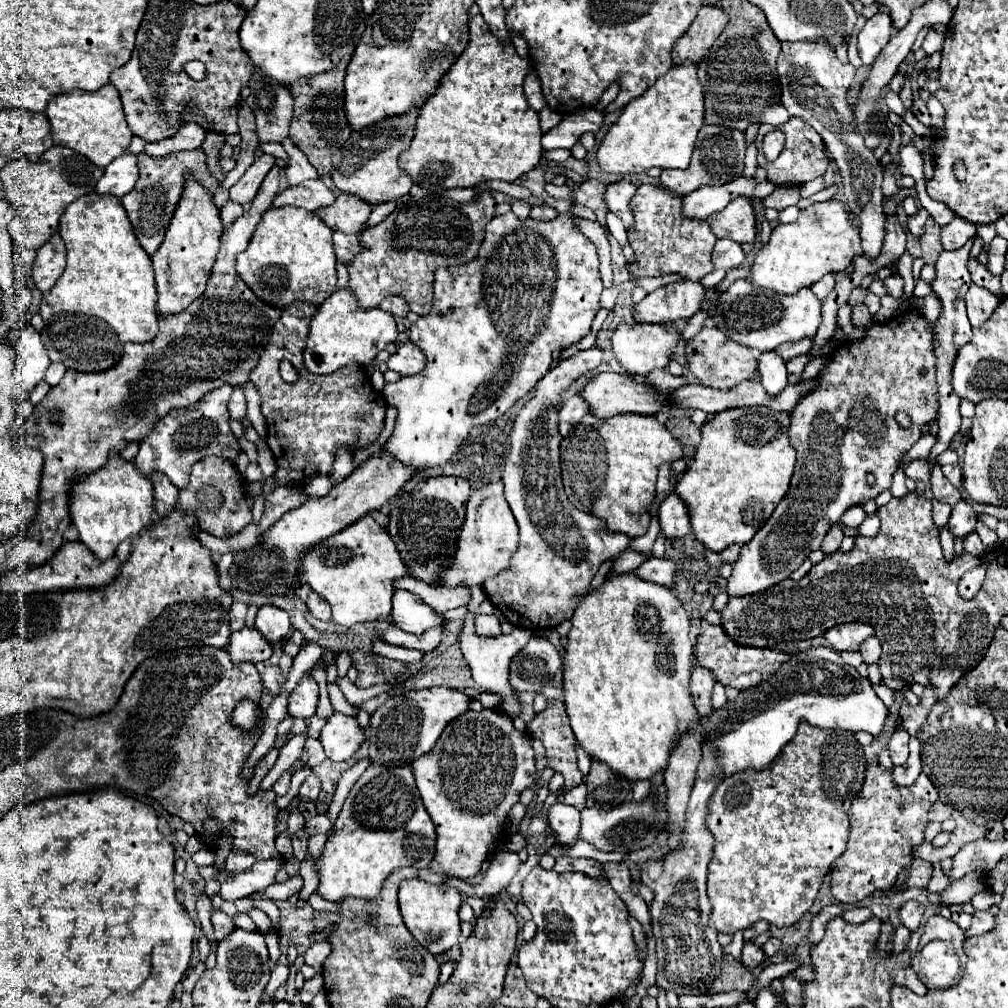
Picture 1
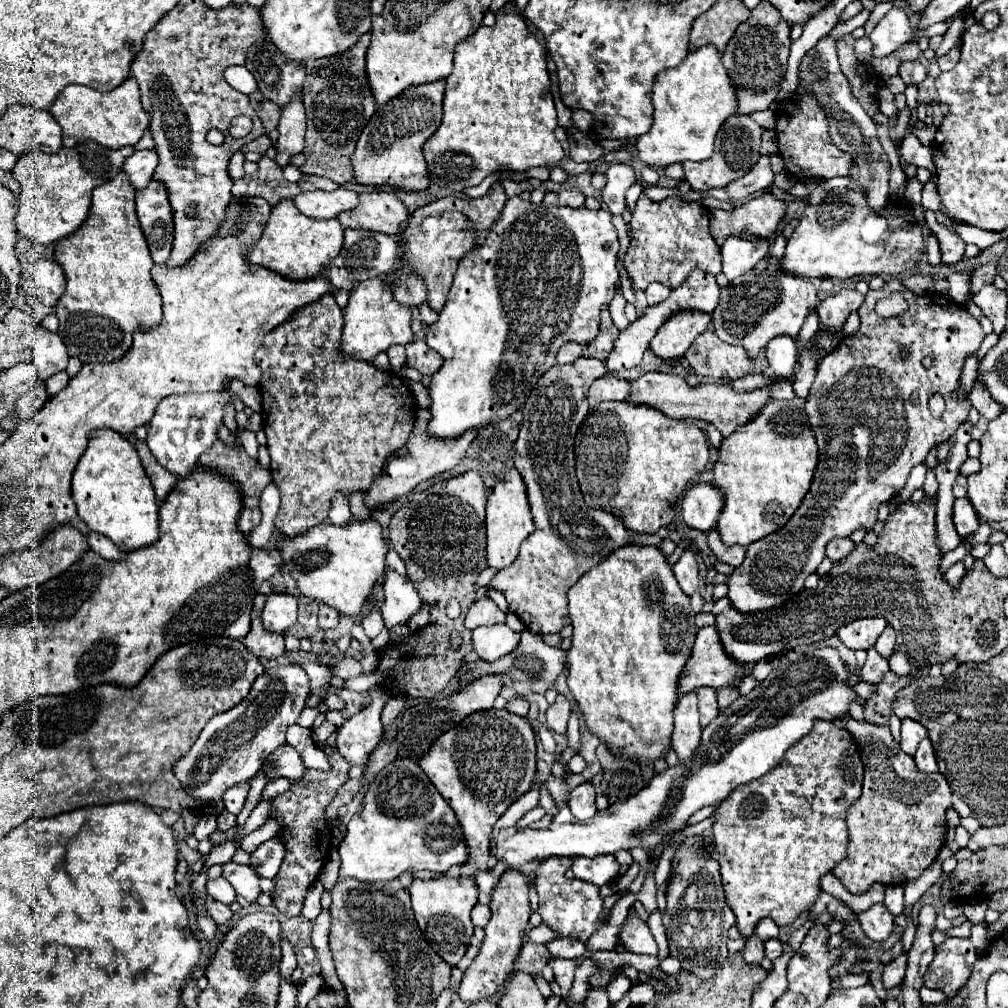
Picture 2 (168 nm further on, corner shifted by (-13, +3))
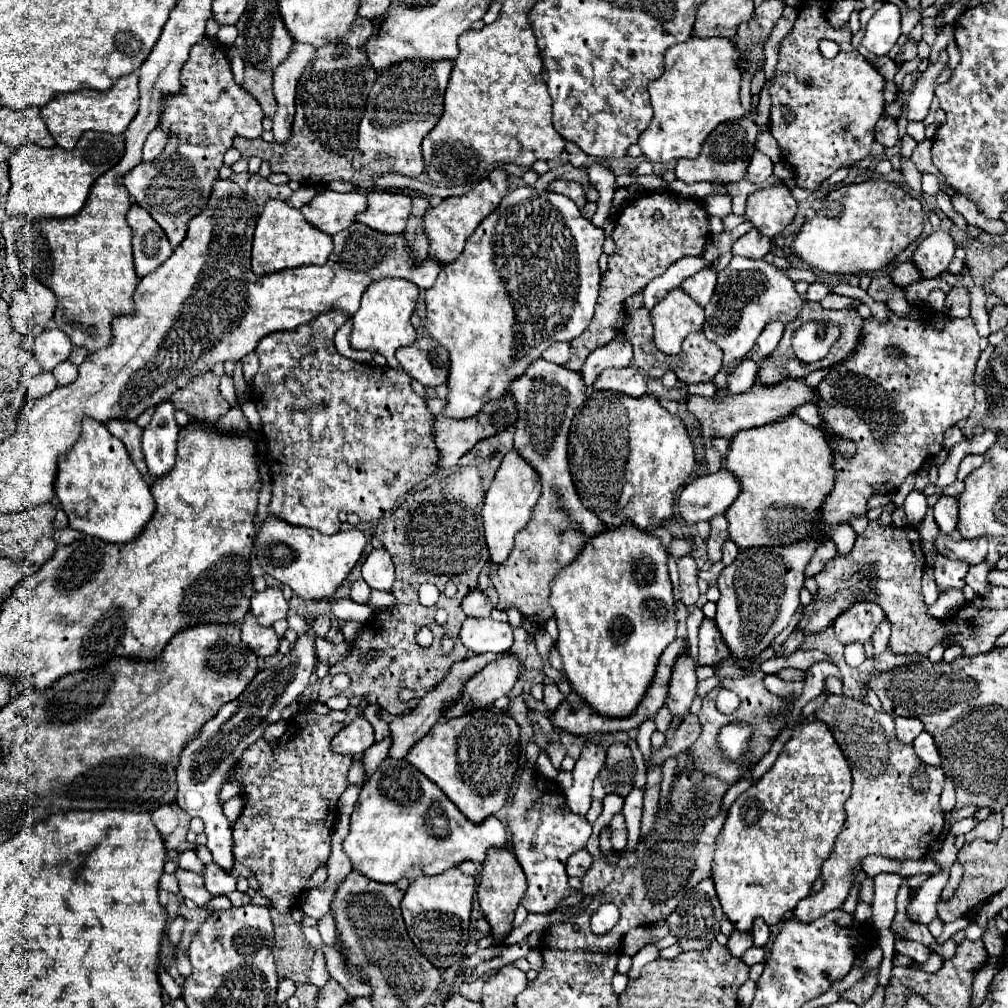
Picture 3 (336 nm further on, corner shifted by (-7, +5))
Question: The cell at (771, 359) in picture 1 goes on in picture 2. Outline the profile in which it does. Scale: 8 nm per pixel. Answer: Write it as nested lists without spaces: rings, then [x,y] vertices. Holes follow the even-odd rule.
[[[776,336],[766,346],[766,358],[774,374],[778,376],[790,376],[794,372],[794,364],[798,362],[798,348],[794,344],[794,338],[790,336]]]

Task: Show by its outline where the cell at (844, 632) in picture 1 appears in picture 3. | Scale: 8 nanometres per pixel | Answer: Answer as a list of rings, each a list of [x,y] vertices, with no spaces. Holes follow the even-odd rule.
[[[856,602],[852,608],[848,608],[834,620],[834,632],[842,644],[852,644],[852,642],[864,644],[872,638],[876,626],[882,620],[884,612],[880,610],[878,604]]]

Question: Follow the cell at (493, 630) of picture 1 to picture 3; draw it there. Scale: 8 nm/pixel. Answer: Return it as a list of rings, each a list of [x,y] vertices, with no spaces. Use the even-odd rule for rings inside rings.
[[[464,598],[462,612],[470,618],[490,618],[492,604],[488,598]]]

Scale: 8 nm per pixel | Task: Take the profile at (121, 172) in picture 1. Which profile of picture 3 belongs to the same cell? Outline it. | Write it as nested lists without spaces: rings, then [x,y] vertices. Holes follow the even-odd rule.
[[[160,128],[152,130],[144,142],[144,148],[142,148],[142,162],[154,160],[164,150],[164,146],[166,146],[166,134]]]

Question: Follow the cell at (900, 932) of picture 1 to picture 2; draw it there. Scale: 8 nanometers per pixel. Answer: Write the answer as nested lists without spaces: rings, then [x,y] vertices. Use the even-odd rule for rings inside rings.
[[[900,954],[900,958],[896,958],[894,962],[886,964],[884,974],[882,974],[882,984],[886,990],[892,990],[894,986],[900,986],[904,980],[904,972],[906,972],[906,954]]]

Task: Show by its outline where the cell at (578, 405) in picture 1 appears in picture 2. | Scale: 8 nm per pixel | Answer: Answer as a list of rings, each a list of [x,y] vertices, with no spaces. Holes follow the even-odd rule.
[[[608,372],[590,386],[588,400],[590,406],[598,406],[604,400],[626,400],[628,392],[630,392],[630,382]]]

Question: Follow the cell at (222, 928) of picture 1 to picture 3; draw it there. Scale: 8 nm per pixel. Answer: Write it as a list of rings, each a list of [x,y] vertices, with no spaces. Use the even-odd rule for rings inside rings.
[[[176,870],[176,878],[180,884],[180,894],[192,902],[196,902],[198,906],[206,906],[212,900],[212,894],[208,894],[204,880],[194,874],[194,872],[186,872],[186,870]]]

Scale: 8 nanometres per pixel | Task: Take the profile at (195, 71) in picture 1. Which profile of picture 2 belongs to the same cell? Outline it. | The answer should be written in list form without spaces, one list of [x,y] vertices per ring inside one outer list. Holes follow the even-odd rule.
[[[230,66],[226,72],[226,80],[240,92],[244,94],[250,94],[254,92],[258,86],[256,86],[256,80],[254,76],[250,74],[250,70],[246,66]]]

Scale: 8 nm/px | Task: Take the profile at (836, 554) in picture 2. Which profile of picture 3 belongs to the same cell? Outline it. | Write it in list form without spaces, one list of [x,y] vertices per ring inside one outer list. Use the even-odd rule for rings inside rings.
[[[826,540],[826,542],[822,542],[818,548],[816,548],[816,554],[812,556],[812,562],[808,564],[808,570],[806,570],[806,576],[814,576],[814,574],[818,574],[834,556],[836,556],[838,552],[836,552],[836,544],[834,544],[834,540]]]

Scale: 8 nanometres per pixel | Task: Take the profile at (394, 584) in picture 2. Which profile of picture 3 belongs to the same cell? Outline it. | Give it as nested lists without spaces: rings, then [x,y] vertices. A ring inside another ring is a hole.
[[[384,548],[372,550],[366,558],[366,562],[362,564],[362,576],[364,576],[364,580],[368,582],[370,588],[390,592],[392,584],[394,584],[392,556]]]

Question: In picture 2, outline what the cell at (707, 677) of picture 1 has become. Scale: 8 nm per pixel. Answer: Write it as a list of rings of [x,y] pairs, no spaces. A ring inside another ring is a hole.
[[[698,688],[698,706],[700,706],[700,724],[702,728],[718,716],[718,704],[716,704],[716,690],[714,688]]]

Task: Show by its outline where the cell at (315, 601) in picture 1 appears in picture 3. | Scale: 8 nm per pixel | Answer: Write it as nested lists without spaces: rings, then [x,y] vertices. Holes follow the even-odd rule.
[[[316,616],[316,620],[312,622],[312,628],[314,628],[316,636],[324,638],[326,632],[330,630],[330,618],[328,618],[328,616]]]

